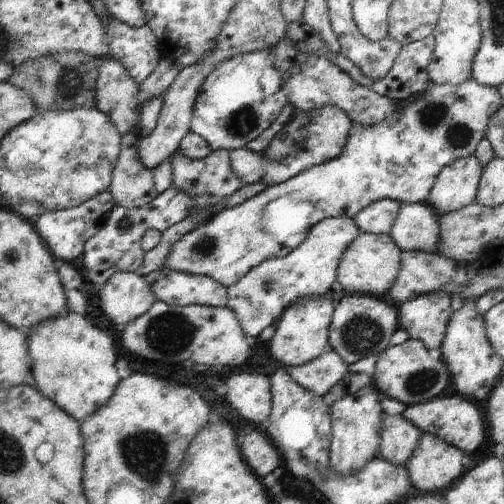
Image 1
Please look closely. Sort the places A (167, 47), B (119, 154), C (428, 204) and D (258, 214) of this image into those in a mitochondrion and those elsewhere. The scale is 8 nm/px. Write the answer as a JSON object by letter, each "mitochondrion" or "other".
{"A":"other","B":"other","C":"other","D":"other"}

